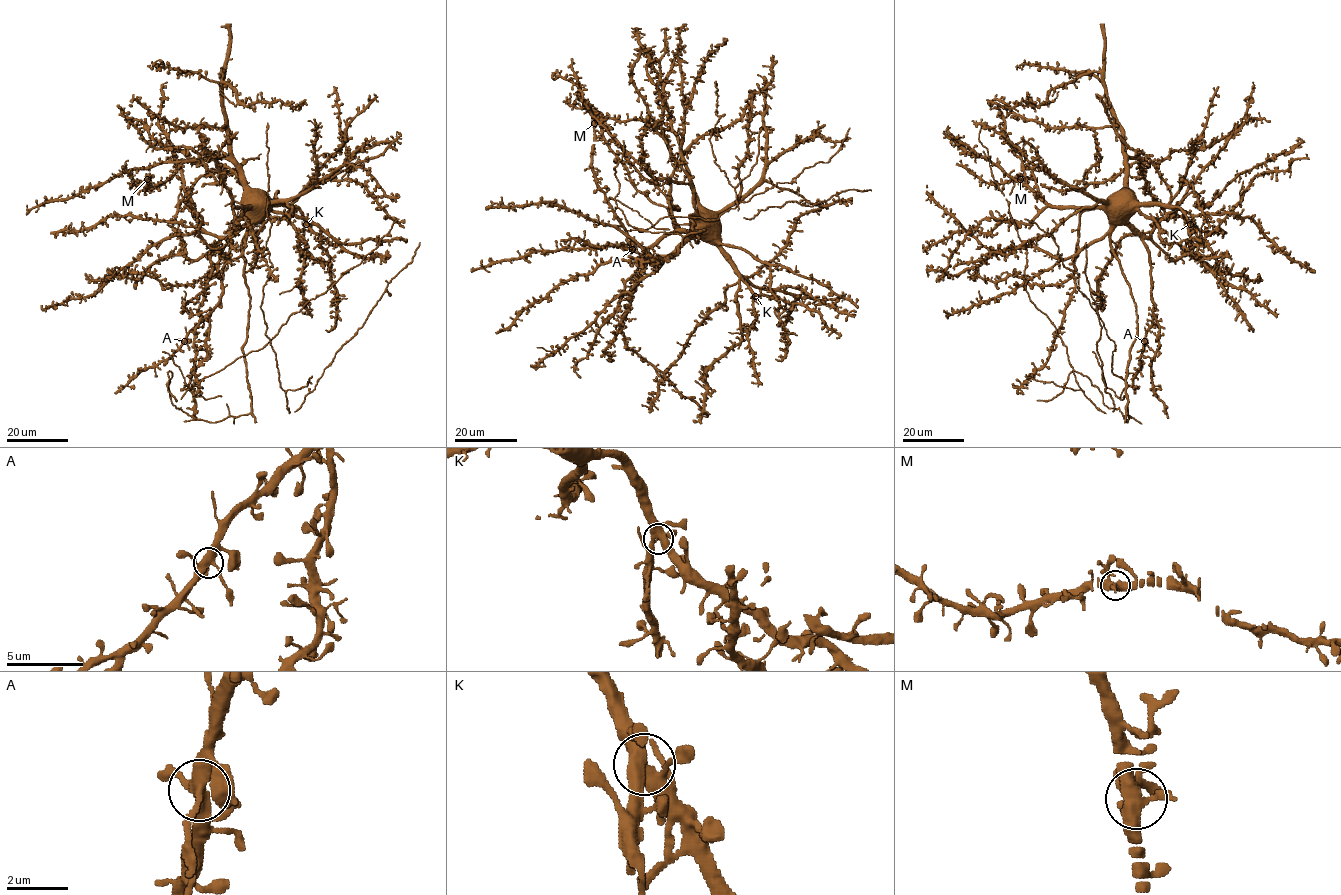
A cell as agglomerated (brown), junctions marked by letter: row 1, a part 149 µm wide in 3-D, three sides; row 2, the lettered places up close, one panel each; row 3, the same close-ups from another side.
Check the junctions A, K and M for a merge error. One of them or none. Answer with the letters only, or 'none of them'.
none of them

